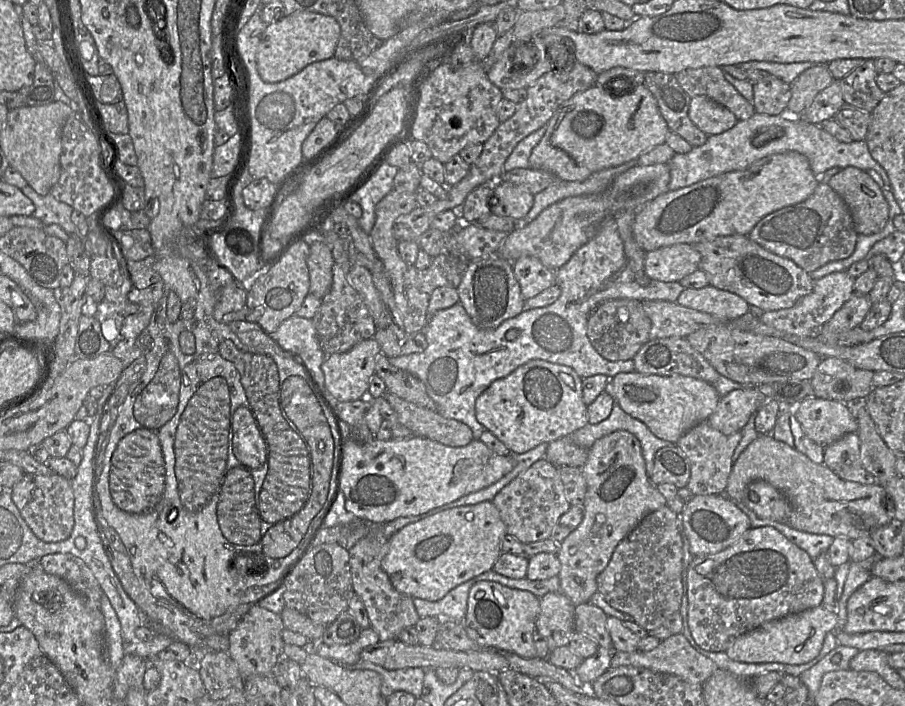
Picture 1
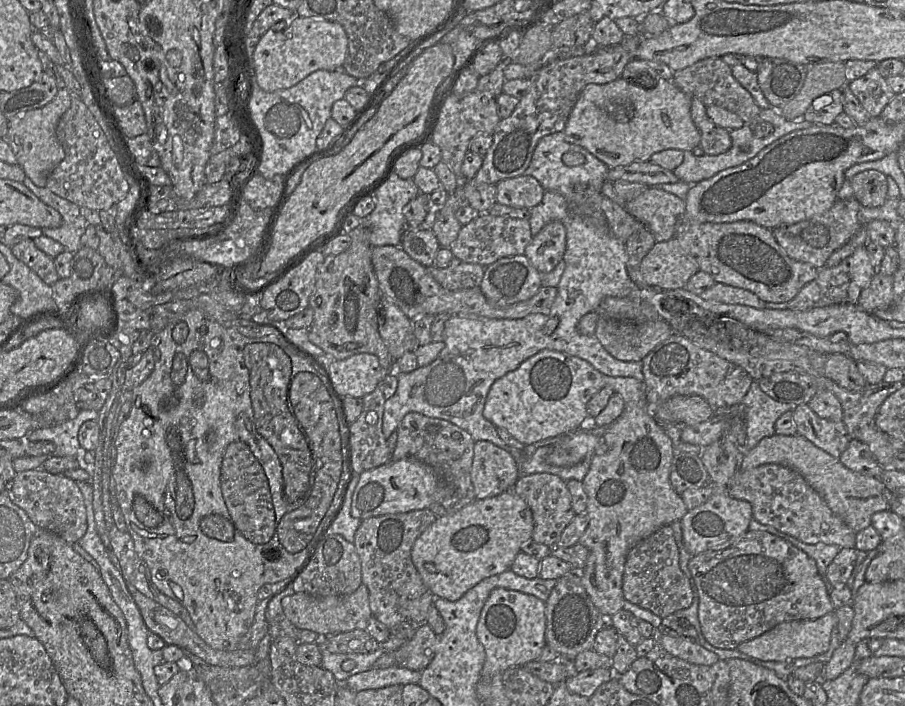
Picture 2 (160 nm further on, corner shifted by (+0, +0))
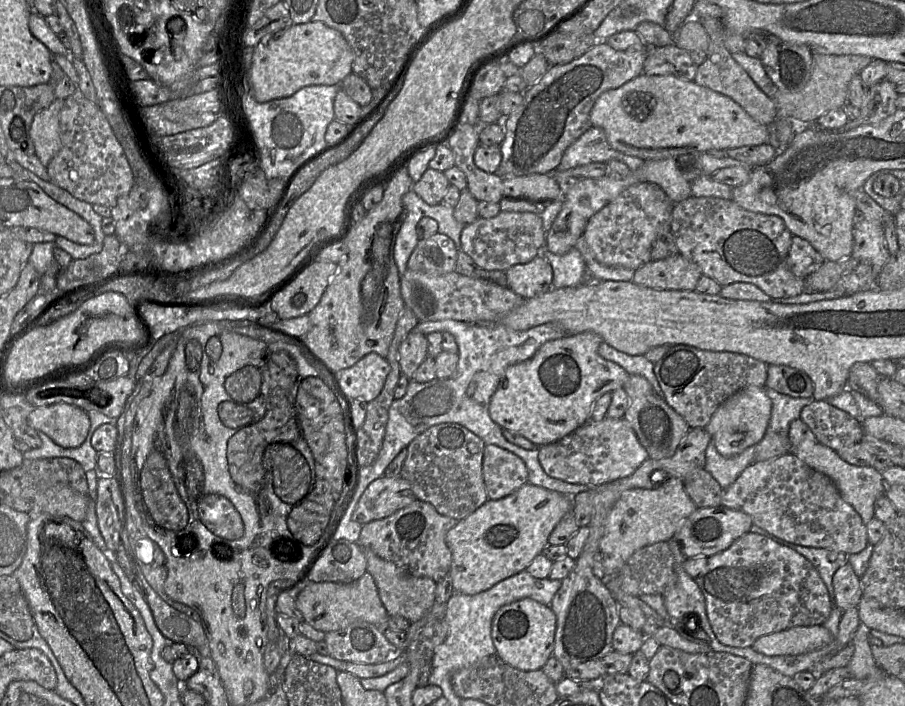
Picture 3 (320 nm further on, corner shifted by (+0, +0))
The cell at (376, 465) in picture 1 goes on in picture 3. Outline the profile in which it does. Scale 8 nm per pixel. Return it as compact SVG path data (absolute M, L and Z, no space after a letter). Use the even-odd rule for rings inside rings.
M382 476L367 487L362 494L353 519L365 525L393 515L416 500L408 481L399 477Z

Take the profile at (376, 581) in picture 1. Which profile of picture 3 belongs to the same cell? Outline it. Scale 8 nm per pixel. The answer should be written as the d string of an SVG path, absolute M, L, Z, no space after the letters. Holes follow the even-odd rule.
M416 499L389 517L363 525L358 544L413 576L430 578L438 583L451 567L452 553L446 543L446 534L458 521L439 514L430 503Z

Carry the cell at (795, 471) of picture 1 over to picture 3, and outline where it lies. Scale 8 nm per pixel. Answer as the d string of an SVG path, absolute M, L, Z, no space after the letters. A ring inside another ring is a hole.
M802 441L798 446L792 448L791 453L809 467L829 477L837 487L842 499L855 509L864 524L874 518L874 503L877 498L885 495L885 483L880 471L872 466L851 465L844 461L835 450L818 441Z

